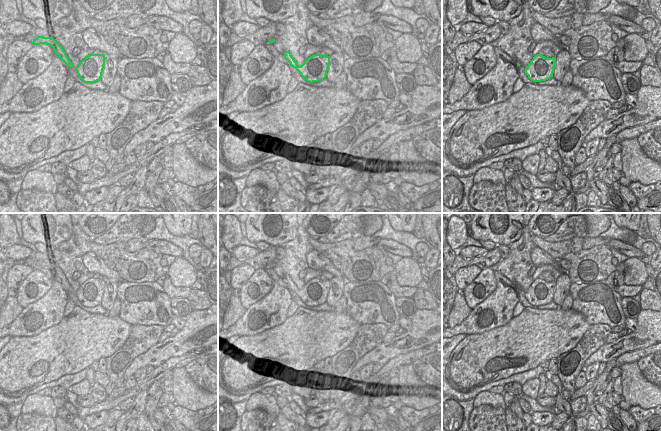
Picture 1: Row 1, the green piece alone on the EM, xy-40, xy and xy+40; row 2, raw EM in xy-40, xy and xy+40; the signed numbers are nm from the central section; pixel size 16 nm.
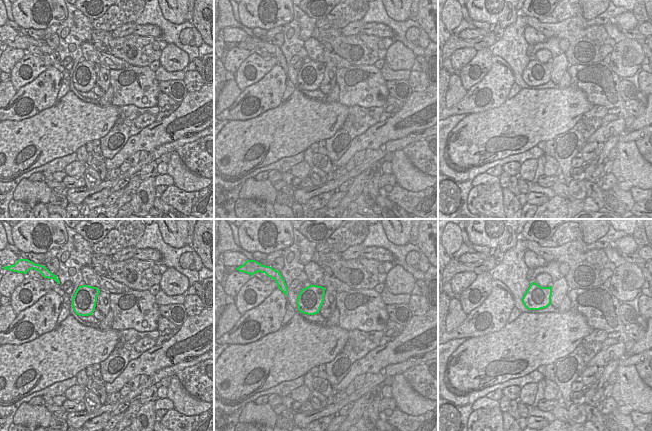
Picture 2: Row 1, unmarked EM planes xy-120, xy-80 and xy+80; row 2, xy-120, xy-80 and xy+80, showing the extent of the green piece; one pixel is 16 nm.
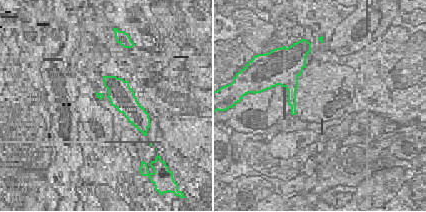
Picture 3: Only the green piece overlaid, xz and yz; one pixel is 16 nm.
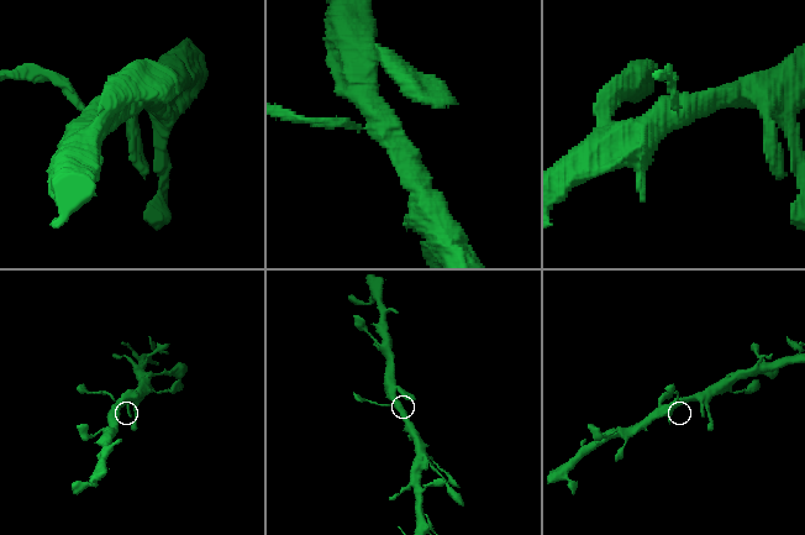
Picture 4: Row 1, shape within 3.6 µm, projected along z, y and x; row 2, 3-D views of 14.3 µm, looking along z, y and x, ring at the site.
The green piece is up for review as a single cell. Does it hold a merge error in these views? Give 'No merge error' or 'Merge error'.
No merge error

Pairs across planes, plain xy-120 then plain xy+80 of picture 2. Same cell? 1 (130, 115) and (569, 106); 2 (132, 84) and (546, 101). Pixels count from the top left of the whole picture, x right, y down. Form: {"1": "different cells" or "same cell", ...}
{"1": "different cells", "2": "different cells"}

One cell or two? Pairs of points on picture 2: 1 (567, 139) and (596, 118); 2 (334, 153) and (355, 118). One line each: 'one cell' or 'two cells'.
1: one cell
2: one cell

